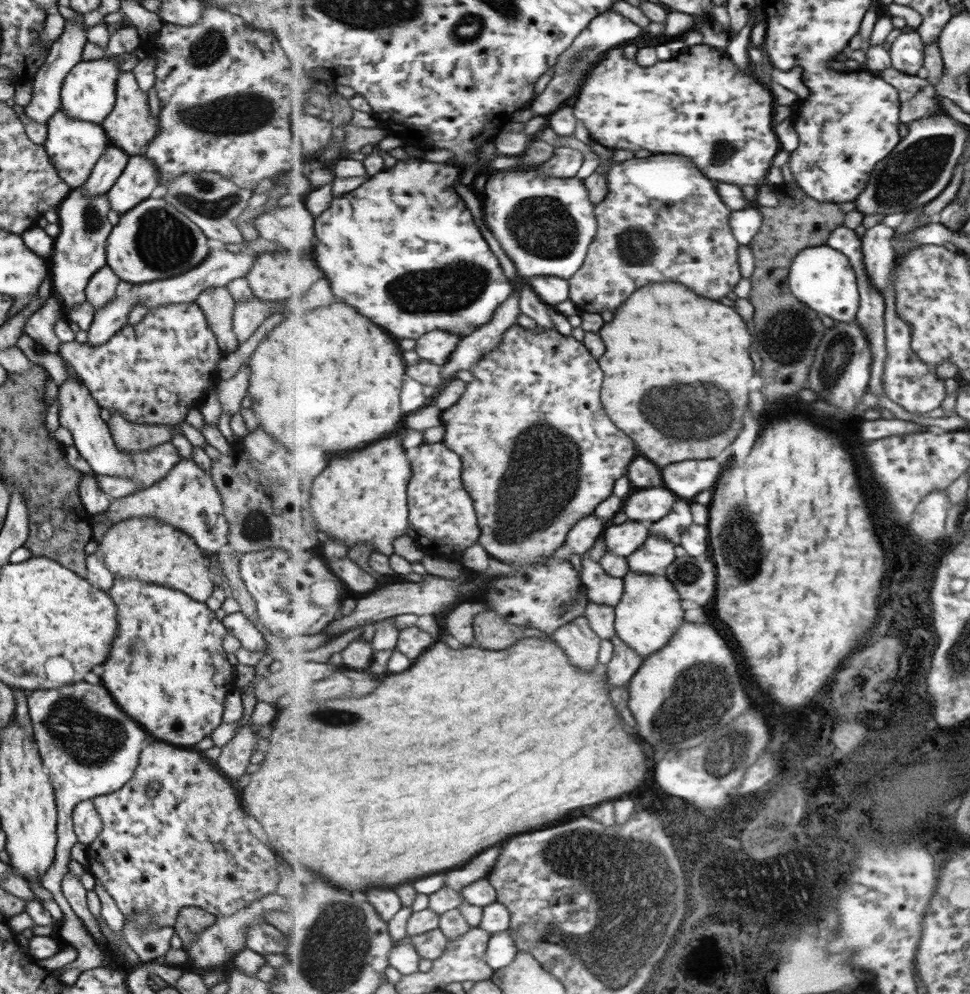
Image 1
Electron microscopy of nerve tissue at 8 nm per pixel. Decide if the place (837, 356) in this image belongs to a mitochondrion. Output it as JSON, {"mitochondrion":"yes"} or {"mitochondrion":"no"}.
{"mitochondrion":"yes"}

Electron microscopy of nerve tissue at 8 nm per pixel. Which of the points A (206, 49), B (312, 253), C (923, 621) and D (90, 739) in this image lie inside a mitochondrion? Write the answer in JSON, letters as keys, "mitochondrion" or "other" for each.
{"A":"mitochondrion","B":"other","C":"other","D":"mitochondrion"}

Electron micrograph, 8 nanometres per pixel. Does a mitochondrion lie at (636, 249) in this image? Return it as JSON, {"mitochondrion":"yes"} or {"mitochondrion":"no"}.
{"mitochondrion":"yes"}

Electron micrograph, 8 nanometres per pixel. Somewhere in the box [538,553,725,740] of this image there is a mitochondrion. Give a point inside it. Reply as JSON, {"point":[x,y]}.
{"point":[689,573]}

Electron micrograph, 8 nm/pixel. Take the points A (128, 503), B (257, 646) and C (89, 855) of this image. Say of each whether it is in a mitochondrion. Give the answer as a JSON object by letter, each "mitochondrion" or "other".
{"A":"other","B":"other","C":"other"}

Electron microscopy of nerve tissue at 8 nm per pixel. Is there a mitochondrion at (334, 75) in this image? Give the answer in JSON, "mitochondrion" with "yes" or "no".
{"mitochondrion":"no"}

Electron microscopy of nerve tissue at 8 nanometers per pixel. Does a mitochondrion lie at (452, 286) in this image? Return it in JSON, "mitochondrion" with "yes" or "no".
{"mitochondrion":"yes"}

